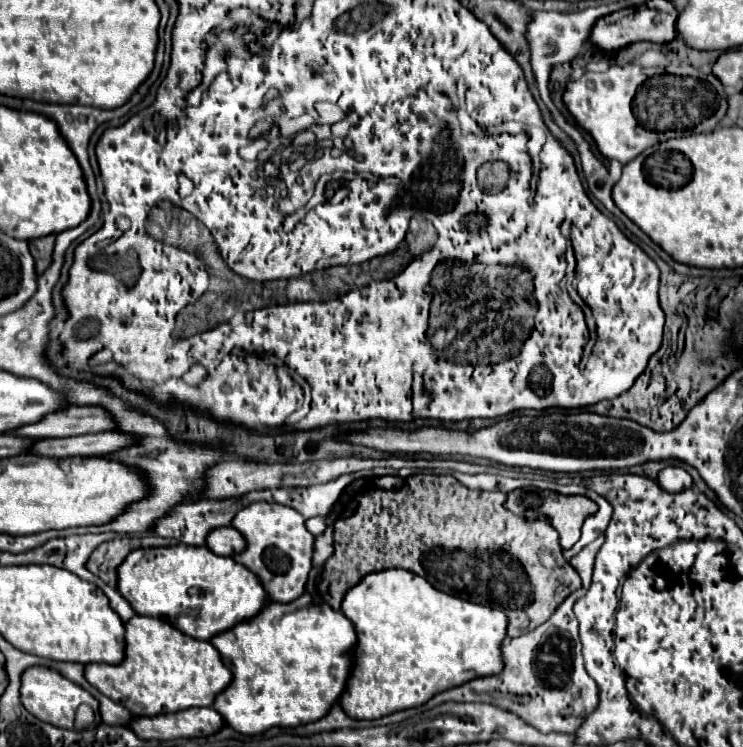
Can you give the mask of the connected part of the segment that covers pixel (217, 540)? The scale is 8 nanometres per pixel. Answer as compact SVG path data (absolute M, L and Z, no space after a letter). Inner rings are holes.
M231 526L215 528L215 532L209 532L205 546L217 556L235 556L245 548L243 536Z

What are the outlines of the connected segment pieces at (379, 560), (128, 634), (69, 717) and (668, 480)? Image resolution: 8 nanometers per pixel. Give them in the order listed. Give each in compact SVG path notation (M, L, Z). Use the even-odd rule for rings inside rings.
M413 474L401 488L381 490L365 486L351 494L335 520L335 552L323 566L319 580L321 598L335 610L341 608L341 600L349 588L371 572L387 568L403 568L419 574L437 590L451 596L471 600L475 604L499 608L507 620L507 636L521 636L543 622L555 612L555 608L577 588L581 578L575 568L563 558L557 530L543 520L523 520L503 508L503 492L467 490L451 474Z
M133 616L125 624L125 658L117 666L85 666L87 682L135 716L157 716L187 710L191 706L211 706L215 692L231 682L231 672L223 666L219 652L205 640L195 640L175 626Z
M33 666L23 672L23 676L21 676L21 704L39 720L49 722L57 728L69 728L69 730L73 728L75 710L79 704L89 704L93 710L97 710L97 706L99 706L97 700L89 692L85 692L81 686L73 684L59 672L45 668L45 666Z
M669 466L669 468L661 470L657 482L663 484L663 488L667 492L681 492L681 490L687 490L687 488L693 486L691 476L683 468L679 468L679 466Z

